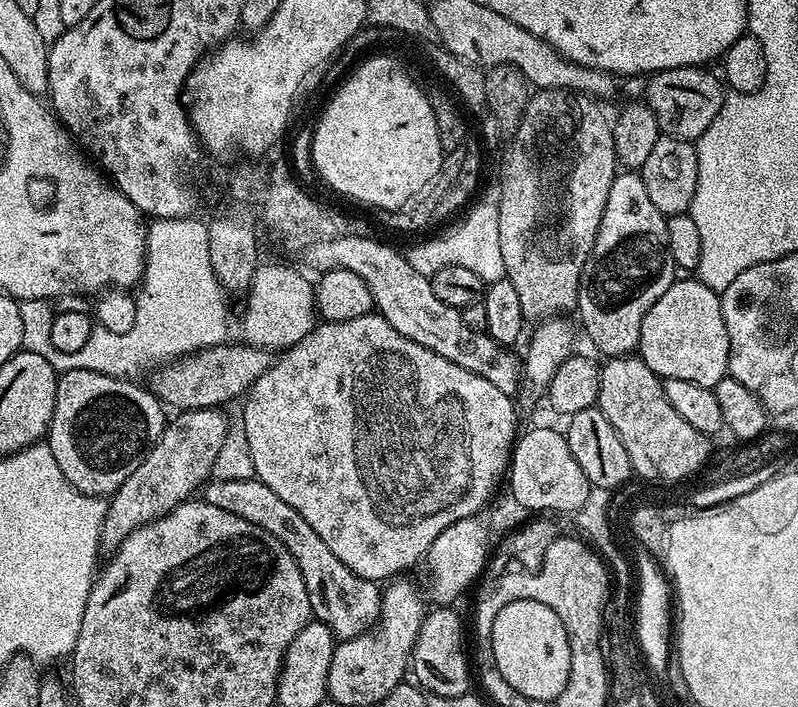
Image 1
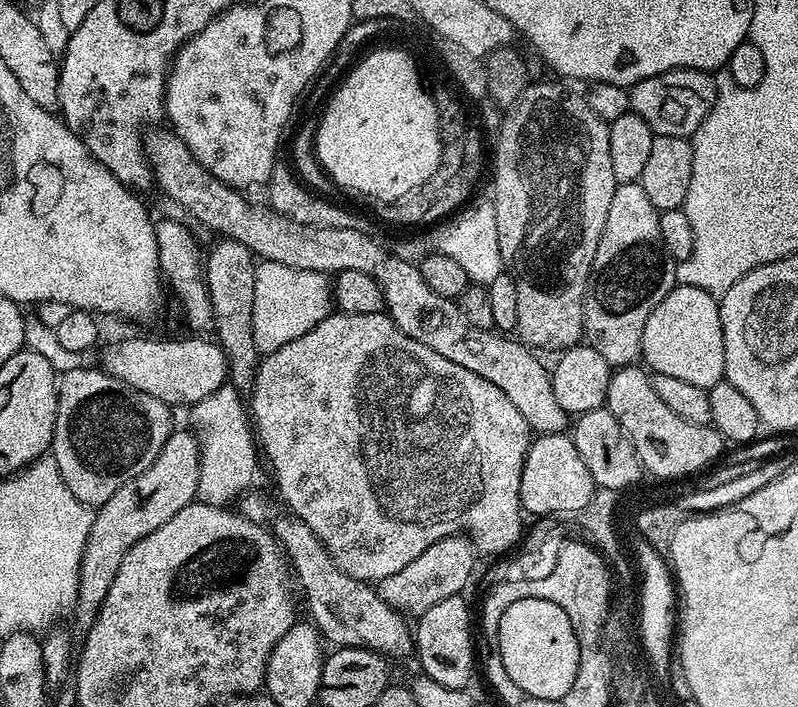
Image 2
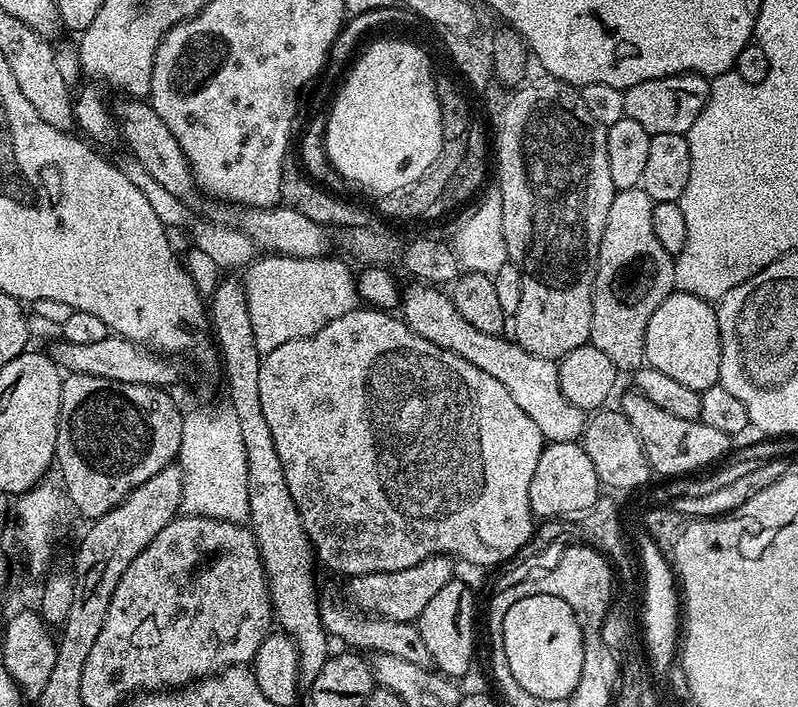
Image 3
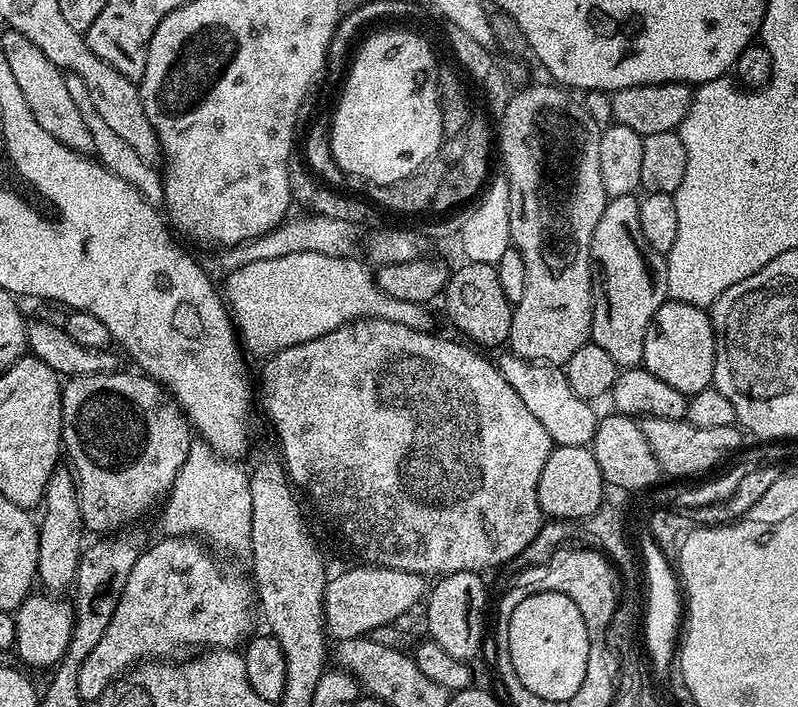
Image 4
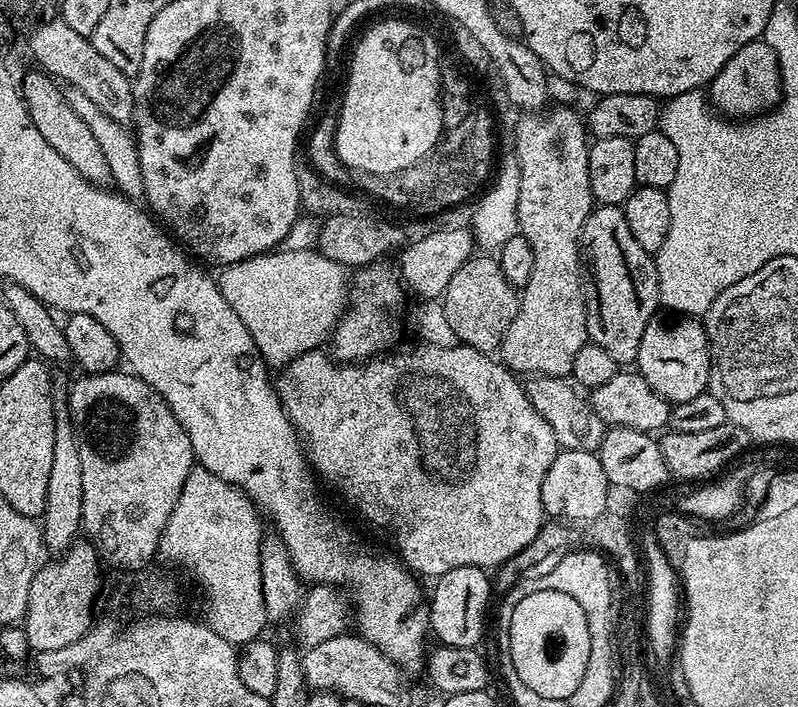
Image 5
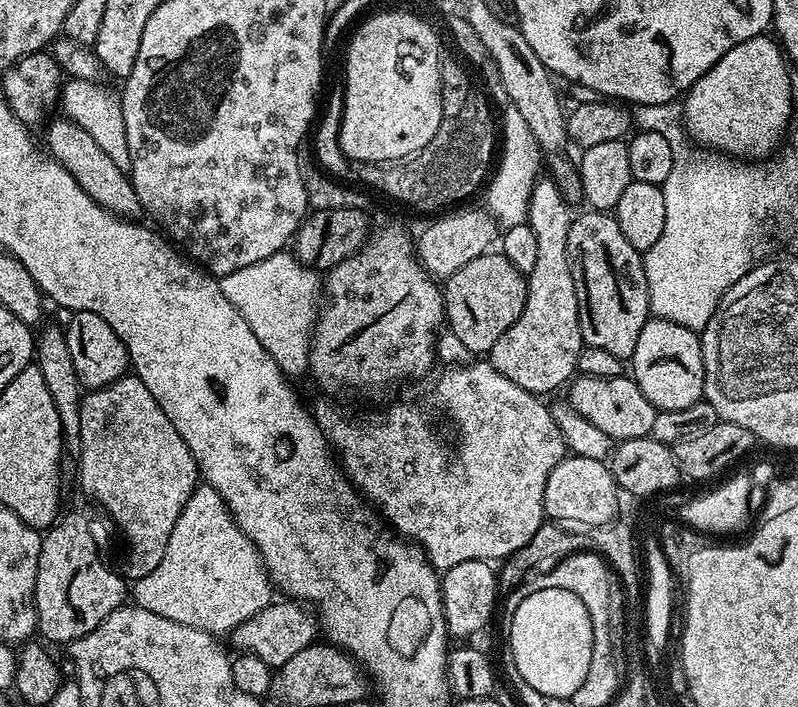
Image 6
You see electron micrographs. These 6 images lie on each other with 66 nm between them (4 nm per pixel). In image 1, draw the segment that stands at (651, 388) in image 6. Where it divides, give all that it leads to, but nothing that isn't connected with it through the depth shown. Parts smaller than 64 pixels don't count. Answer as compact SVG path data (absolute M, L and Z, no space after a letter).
M691 279L673 280L670 290L646 310L638 355L664 380L682 378L685 382L698 382L698 386L715 388L720 379L728 375L730 338L726 334L718 293L700 279Z

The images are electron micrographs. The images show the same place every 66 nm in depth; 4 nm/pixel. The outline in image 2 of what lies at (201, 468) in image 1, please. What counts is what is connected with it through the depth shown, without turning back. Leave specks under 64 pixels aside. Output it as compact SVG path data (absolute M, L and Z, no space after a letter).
M174 430L168 435L158 458L154 458L150 470L142 470L138 478L130 478L130 482L114 490L108 501L95 509L80 563L74 609L80 630L87 630L96 621L98 610L110 590L110 582L114 582L114 574L118 574L118 566L122 566L122 558L126 558L129 550L197 499L199 466L200 446L196 436L188 430Z

